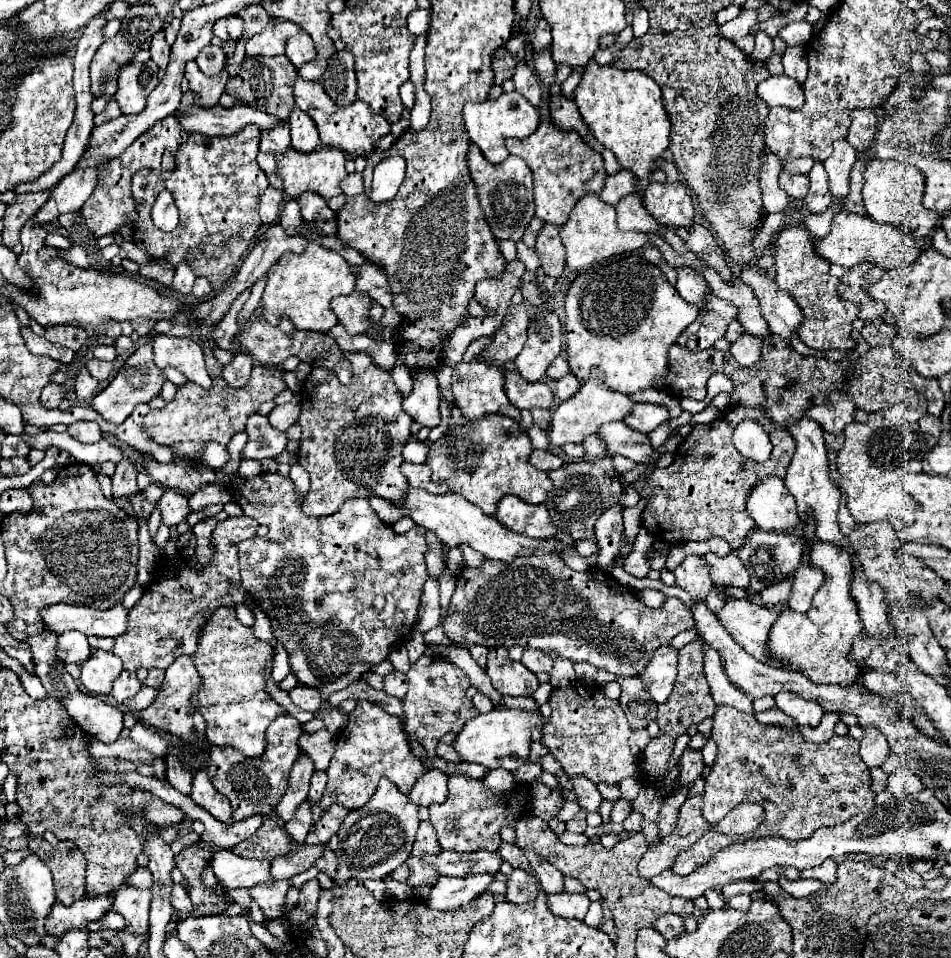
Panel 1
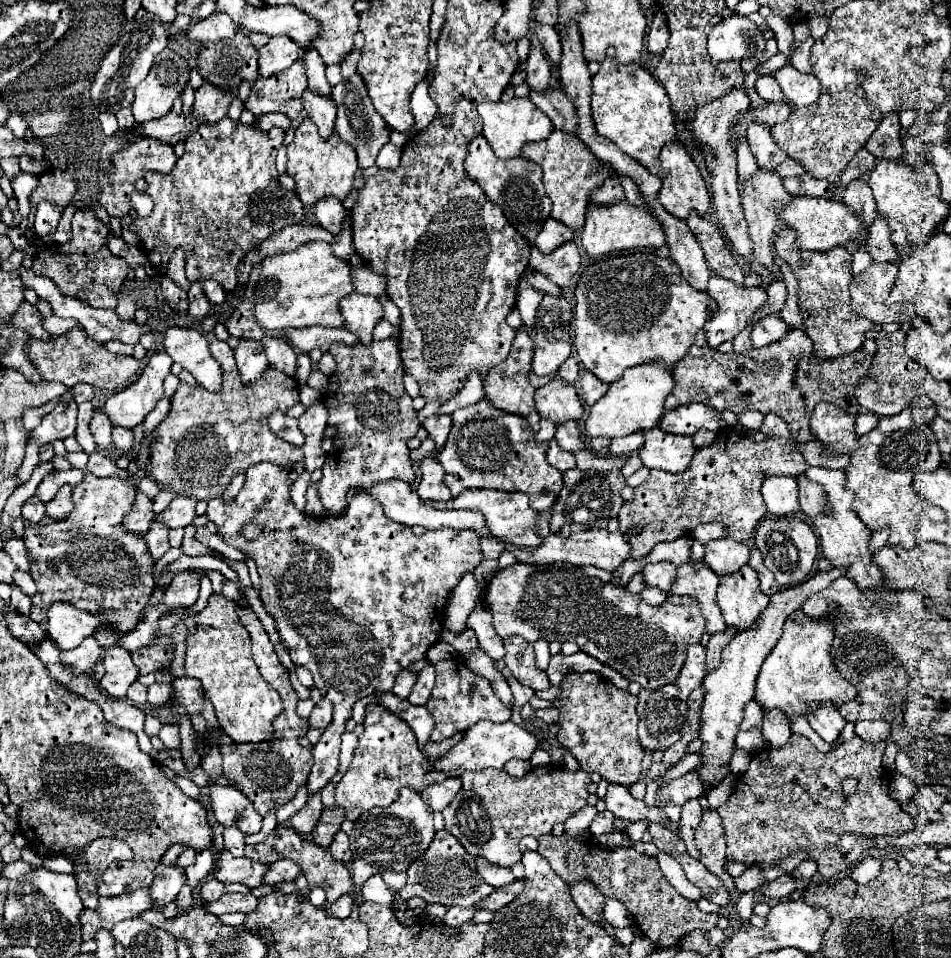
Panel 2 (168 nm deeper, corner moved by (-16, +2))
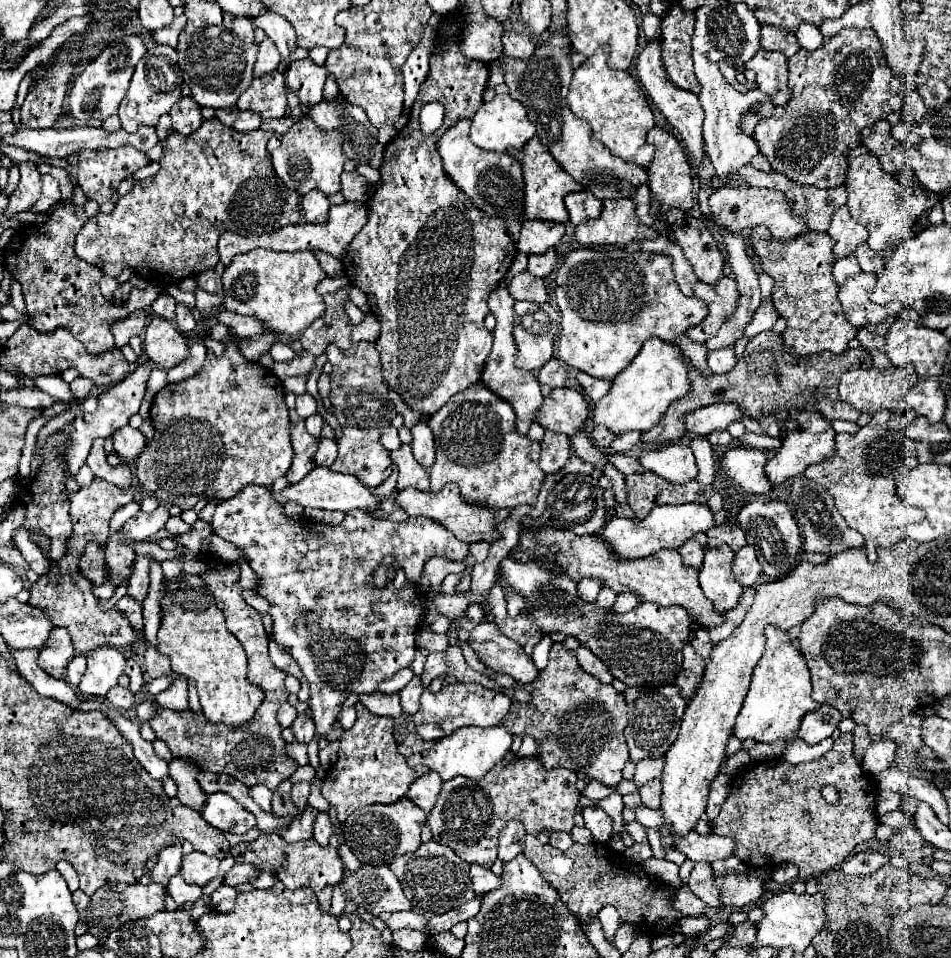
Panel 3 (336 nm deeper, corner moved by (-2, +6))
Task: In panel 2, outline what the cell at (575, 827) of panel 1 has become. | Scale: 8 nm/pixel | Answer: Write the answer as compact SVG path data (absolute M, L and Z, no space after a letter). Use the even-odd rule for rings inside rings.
M602 811L602 813L598 813L598 815L596 815L596 819L594 819L594 821L592 821L592 825L588 827L588 831L590 831L592 835L612 833L612 831L614 831L614 827L612 827L612 821L614 821L612 813L610 813L610 811Z

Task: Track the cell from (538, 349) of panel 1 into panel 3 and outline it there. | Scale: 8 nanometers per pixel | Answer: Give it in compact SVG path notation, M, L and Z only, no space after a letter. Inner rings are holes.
M518 301L514 311L514 341L518 347L516 367L538 371L552 359L560 313L548 303L534 305L530 301Z

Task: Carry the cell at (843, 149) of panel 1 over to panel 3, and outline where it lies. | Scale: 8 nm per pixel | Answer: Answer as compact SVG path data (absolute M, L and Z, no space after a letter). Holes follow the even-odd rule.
M840 207L834 217L832 217L832 223L830 223L830 229L828 229L828 235L834 239L834 257L840 259L840 257L846 257L846 255L852 255L860 245L866 243L868 239L868 231L864 225L860 225L858 221L854 221L844 207Z

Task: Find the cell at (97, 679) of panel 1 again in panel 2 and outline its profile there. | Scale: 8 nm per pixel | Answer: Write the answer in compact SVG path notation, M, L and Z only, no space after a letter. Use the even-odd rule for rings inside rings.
M108 647L104 651L102 663L106 667L106 673L100 679L100 687L110 697L126 699L128 687L138 679L138 669L132 663L130 651L126 651L124 647Z

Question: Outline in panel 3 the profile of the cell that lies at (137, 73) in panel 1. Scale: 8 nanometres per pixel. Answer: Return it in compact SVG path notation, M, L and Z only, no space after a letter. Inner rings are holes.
M162 45L148 47L146 57L142 57L142 61L138 61L138 65L136 65L128 95L118 109L122 129L128 133L136 133L140 125L156 127L160 117L170 113L174 103L178 103L182 99L182 83L184 81L182 81L182 71L178 69L176 51L170 47L162 47Z

